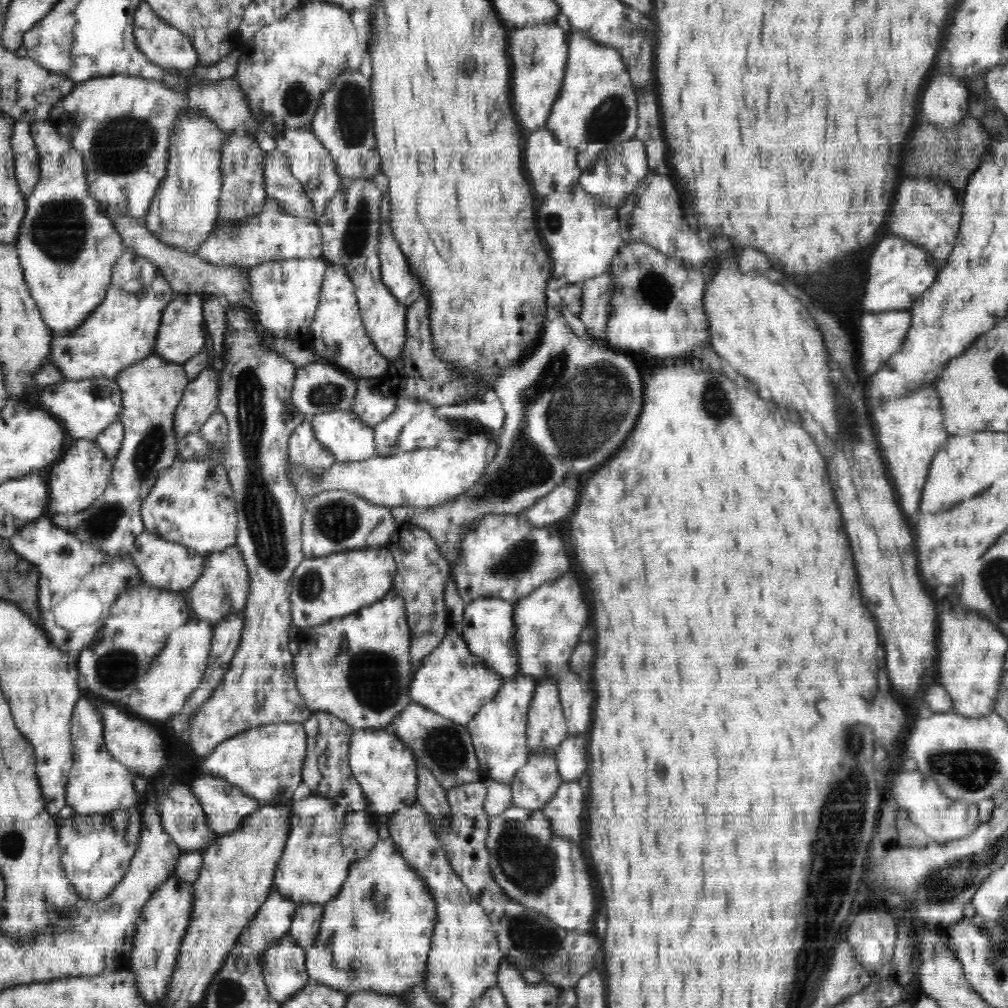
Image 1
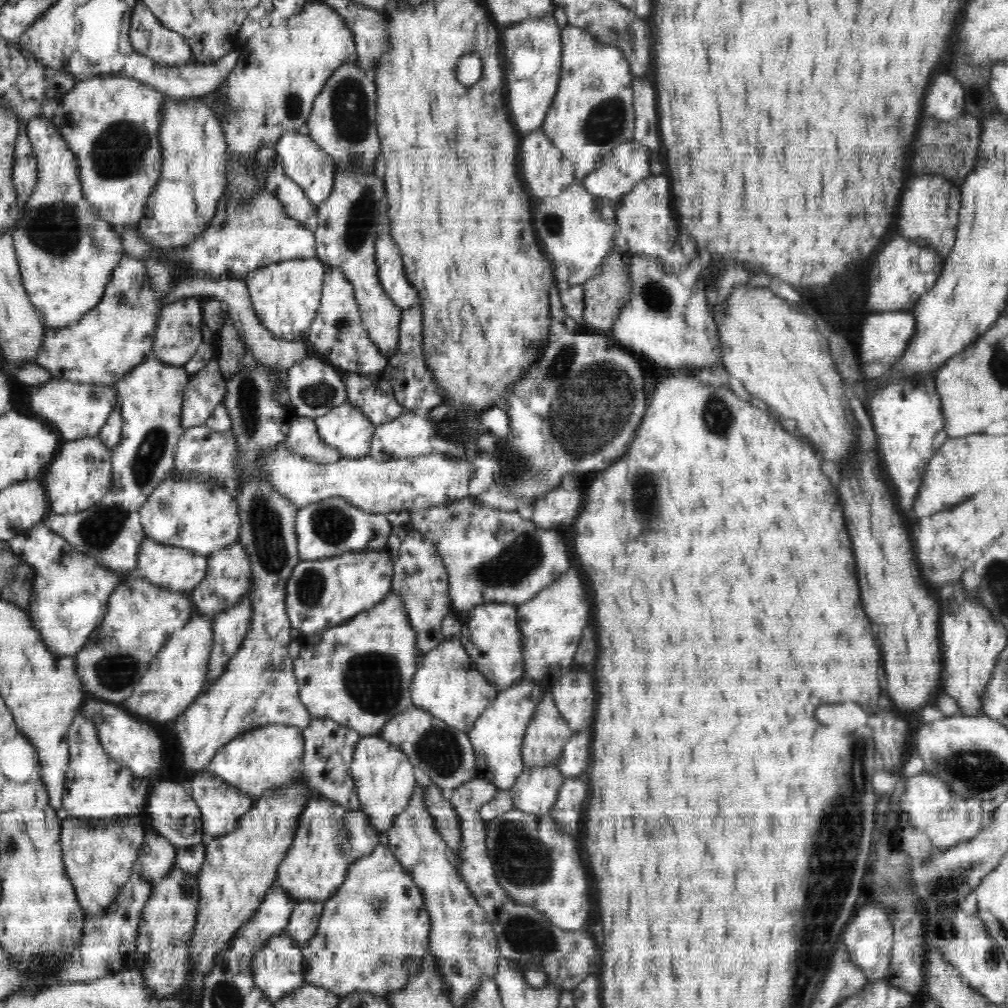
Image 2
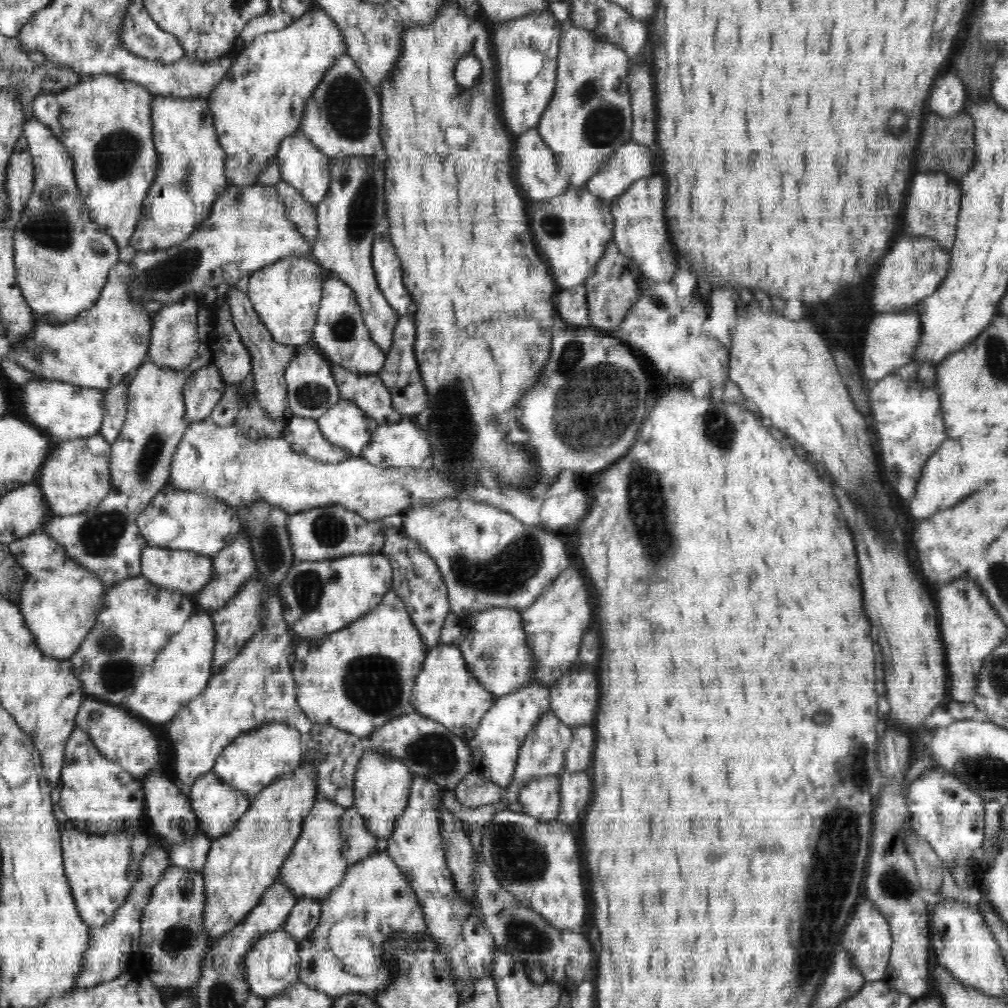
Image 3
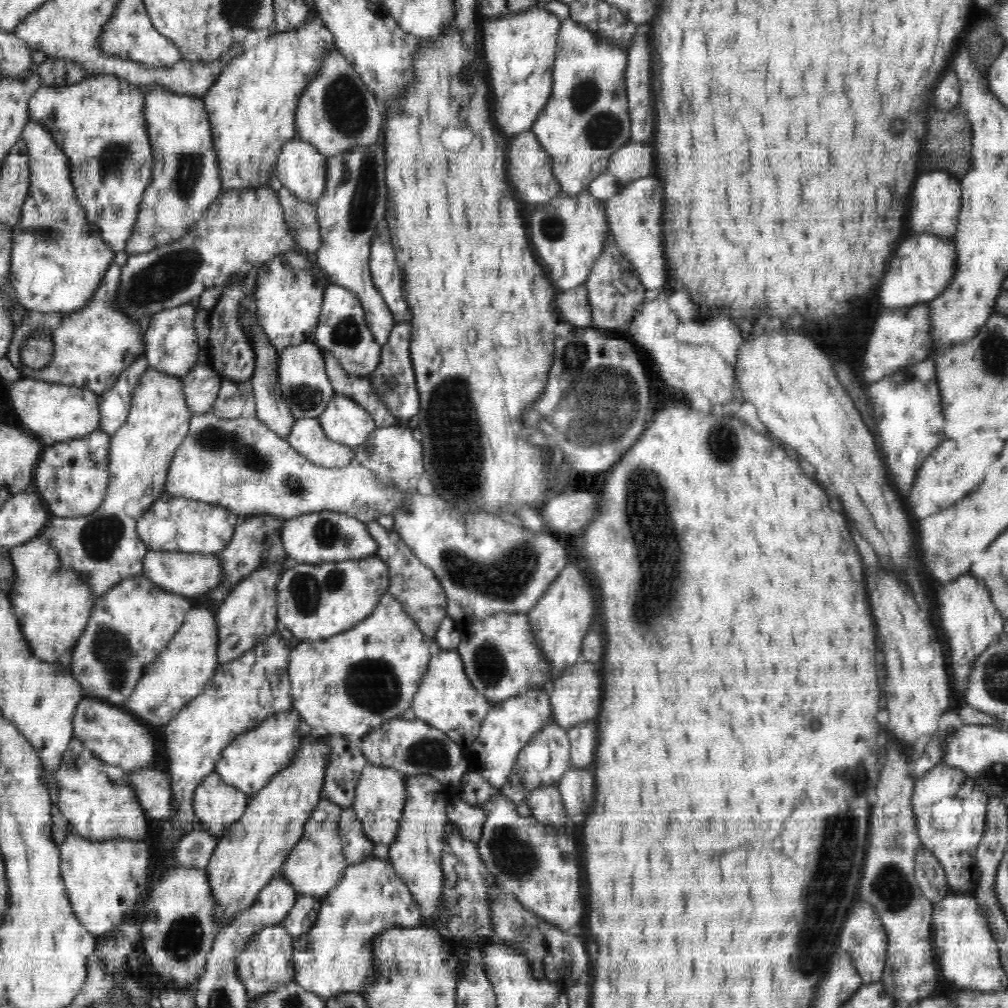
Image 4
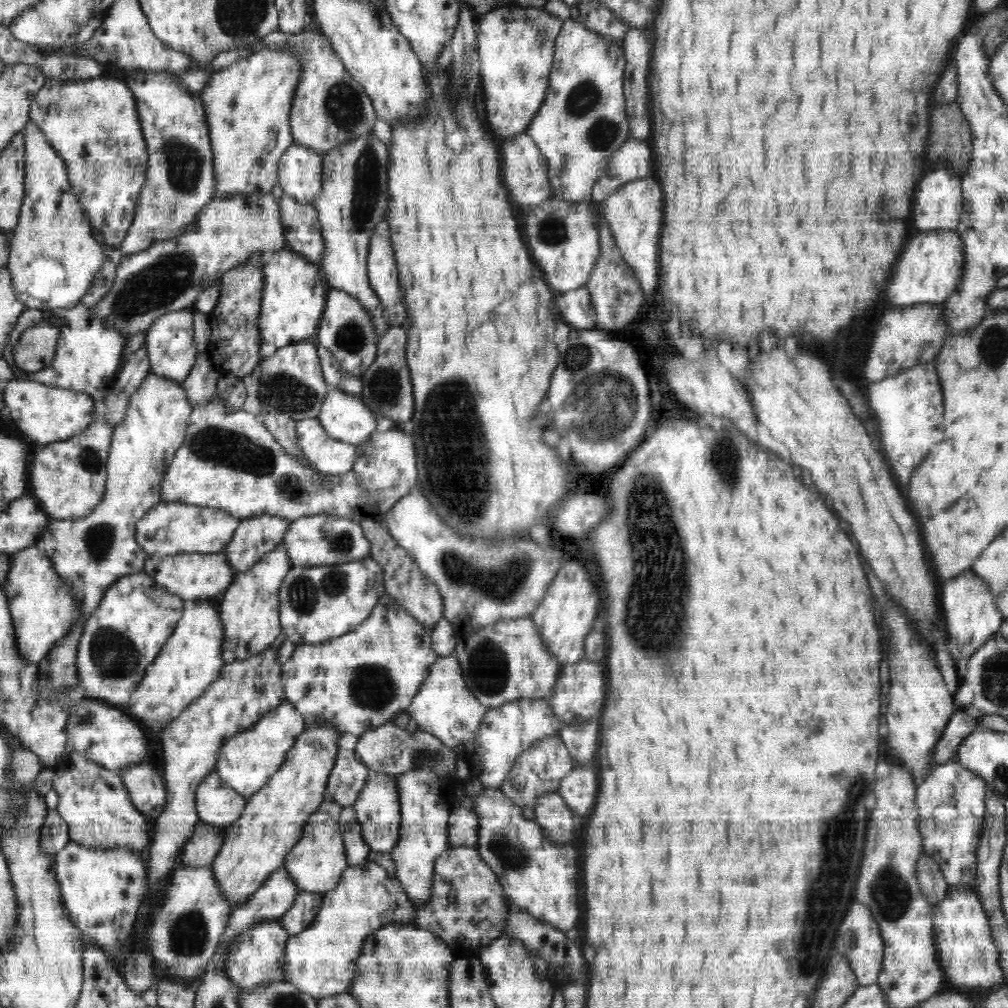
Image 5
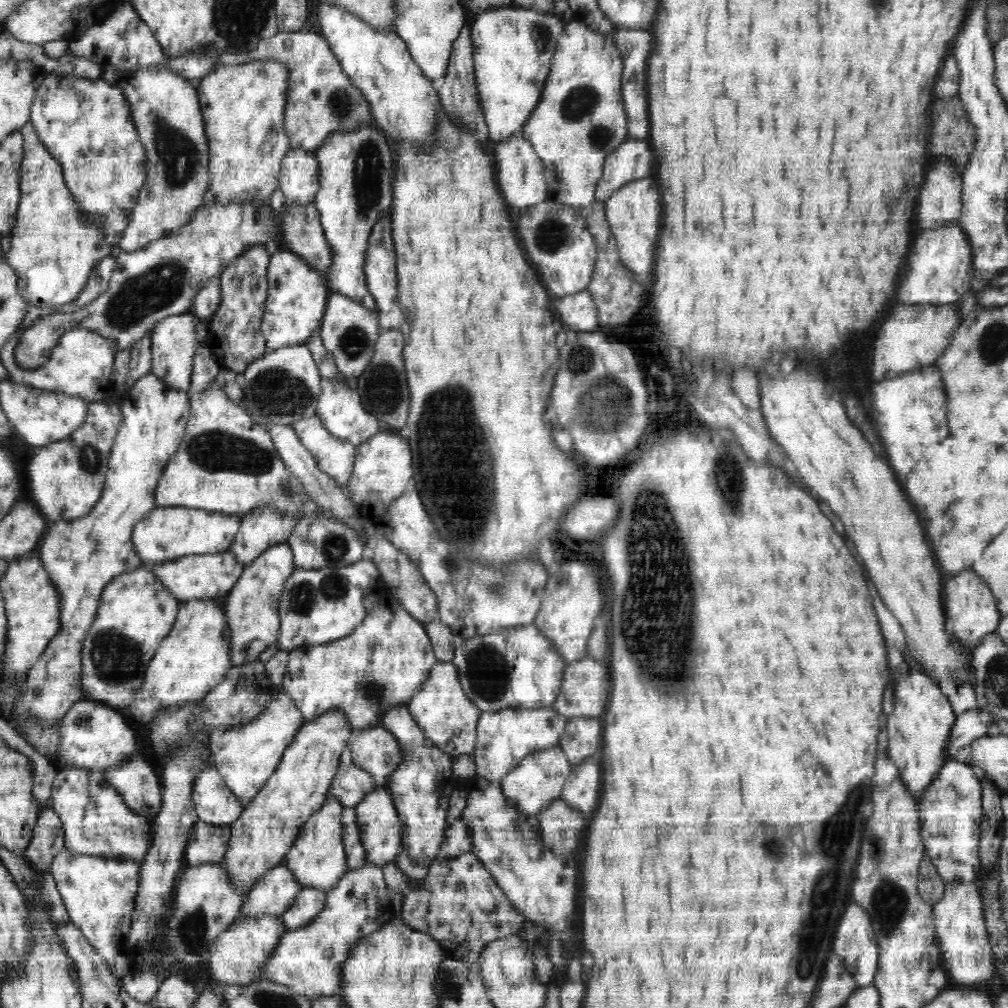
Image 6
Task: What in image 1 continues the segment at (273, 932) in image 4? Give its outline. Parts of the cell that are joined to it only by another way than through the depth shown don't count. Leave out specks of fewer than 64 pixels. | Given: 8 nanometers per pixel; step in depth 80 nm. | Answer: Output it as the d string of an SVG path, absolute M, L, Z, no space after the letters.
M289 935L274 941L261 959L261 975L272 1000L283 1003L310 981L305 967L305 950Z

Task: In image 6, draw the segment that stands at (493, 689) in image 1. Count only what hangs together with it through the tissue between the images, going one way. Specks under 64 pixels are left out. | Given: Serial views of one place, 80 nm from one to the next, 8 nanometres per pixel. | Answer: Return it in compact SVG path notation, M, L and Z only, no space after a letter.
M452 661L437 662L432 667L430 676L422 683L420 690L414 693L406 707L426 738L441 752L452 759L475 752L477 724L482 712L465 695L459 681L458 669Z

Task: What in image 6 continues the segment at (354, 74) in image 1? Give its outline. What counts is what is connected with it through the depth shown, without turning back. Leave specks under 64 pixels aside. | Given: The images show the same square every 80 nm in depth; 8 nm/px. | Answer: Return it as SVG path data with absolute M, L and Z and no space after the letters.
M309 31L279 32L272 38L261 40L256 50L246 54L246 59L281 62L289 70L283 123L289 135L291 150L314 152L332 133L368 125L373 117L362 91L353 85L350 77L342 70L336 55L322 35Z

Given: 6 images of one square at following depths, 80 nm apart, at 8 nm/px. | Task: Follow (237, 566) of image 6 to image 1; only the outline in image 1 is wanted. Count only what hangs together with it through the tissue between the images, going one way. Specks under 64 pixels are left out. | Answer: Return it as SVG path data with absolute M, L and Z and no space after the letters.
M142 532L134 542L130 557L138 567L143 582L157 589L182 592L189 589L202 576L207 557L187 546L164 540L161 535Z

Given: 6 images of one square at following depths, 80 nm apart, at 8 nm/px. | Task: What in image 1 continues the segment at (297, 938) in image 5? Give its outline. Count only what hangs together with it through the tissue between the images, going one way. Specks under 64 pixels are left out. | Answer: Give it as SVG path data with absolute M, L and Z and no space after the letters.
M391 838L379 839L365 858L351 863L348 876L340 892L323 907L323 917L318 936L316 940L314 940L314 944L305 950L305 967L309 980L325 984L332 989L346 993L346 995L362 991L382 994L404 994L414 985L417 985L420 980L425 978L427 972L427 956L430 952L431 938L436 919L437 912L435 911L433 894L431 894L425 882L421 878L418 878L416 871L404 860L404 857L400 855L398 847L392 842Z

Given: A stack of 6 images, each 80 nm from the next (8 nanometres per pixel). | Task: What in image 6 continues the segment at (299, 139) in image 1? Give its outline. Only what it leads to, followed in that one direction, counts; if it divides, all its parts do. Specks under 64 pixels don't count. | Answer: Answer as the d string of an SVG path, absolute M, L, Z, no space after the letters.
M290 150L282 159L279 189L288 203L310 204L319 189L319 162L314 152Z

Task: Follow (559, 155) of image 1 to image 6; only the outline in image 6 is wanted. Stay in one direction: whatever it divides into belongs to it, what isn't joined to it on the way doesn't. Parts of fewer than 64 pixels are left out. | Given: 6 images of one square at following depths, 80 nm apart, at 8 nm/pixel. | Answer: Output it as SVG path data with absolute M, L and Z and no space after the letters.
M514 134L496 146L494 156L496 181L503 197L516 212L548 200L548 185L545 179L545 166L538 158L534 147L520 134Z

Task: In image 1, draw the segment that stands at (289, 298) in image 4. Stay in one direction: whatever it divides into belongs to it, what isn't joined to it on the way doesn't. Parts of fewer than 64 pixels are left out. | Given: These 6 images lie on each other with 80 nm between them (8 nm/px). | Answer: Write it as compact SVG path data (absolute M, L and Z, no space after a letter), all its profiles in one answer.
M323 258L269 261L246 271L258 323L272 336L286 340L307 339L318 309L328 262Z

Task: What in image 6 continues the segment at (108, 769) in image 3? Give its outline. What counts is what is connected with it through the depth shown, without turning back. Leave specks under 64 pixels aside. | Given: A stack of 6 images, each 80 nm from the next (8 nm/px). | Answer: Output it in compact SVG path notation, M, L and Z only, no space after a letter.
M58 767L57 778L51 791L52 808L62 821L65 849L74 854L88 854L112 859L132 859L142 865L151 848L152 828L144 816L132 811L122 800L122 795L110 783L106 783L104 771L86 770L85 768Z

